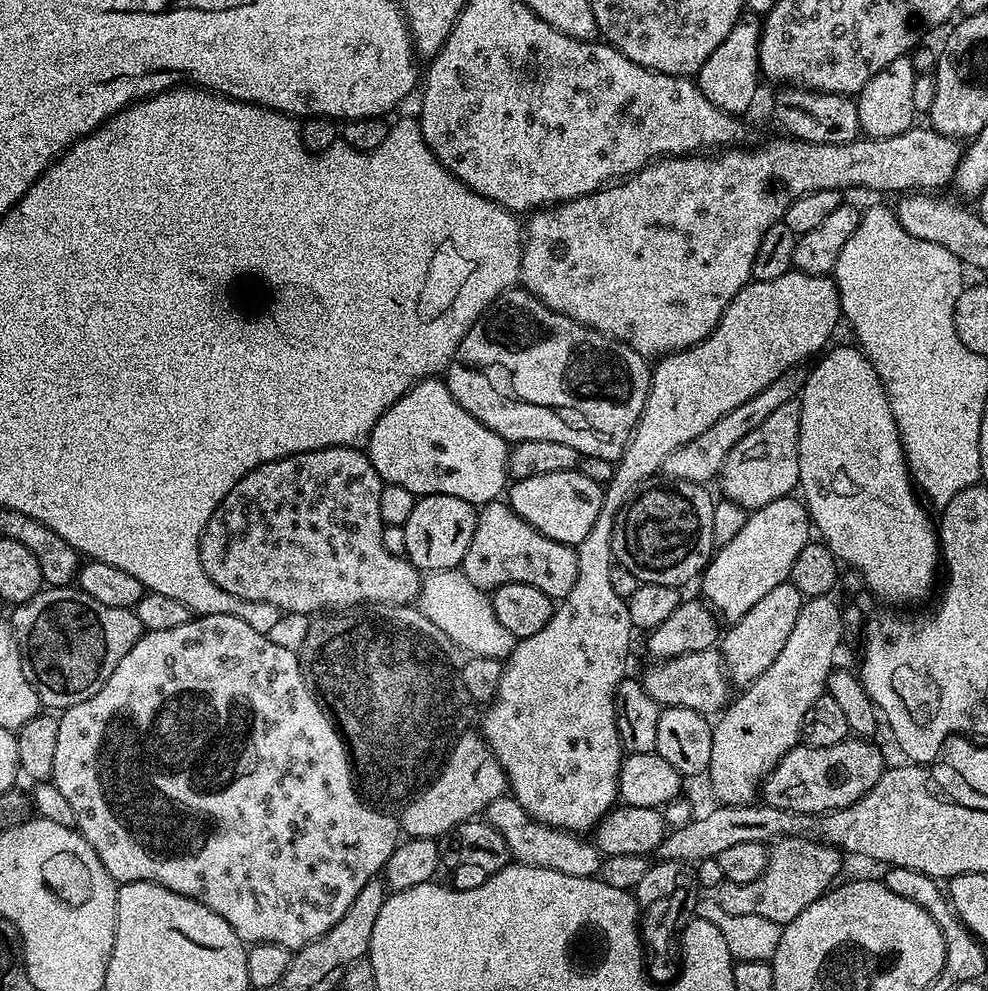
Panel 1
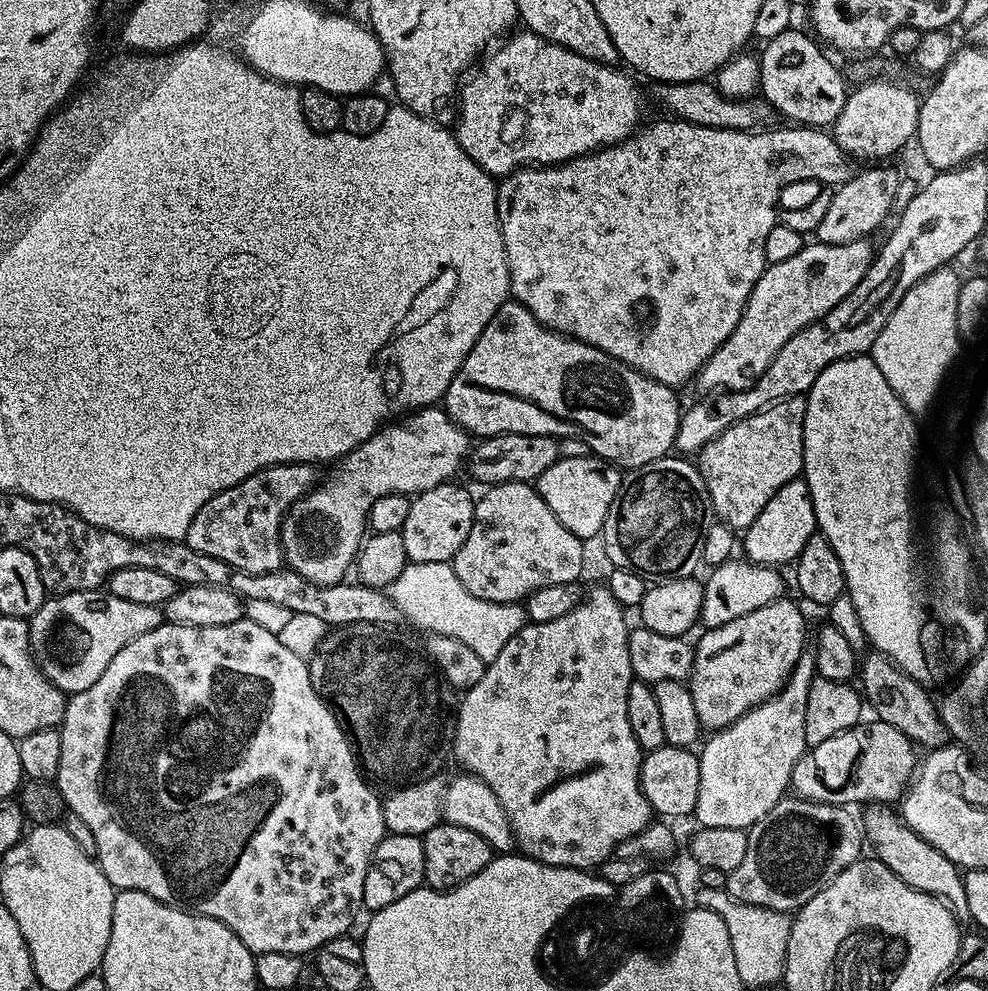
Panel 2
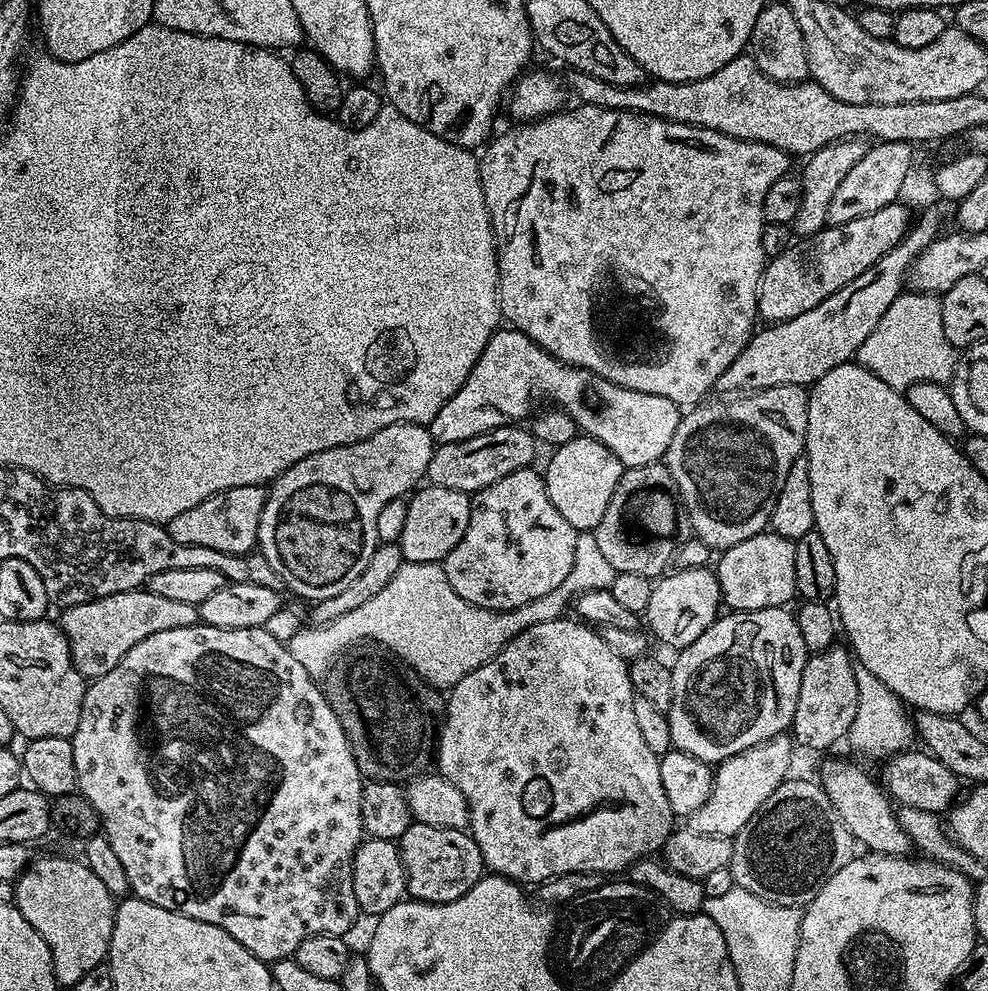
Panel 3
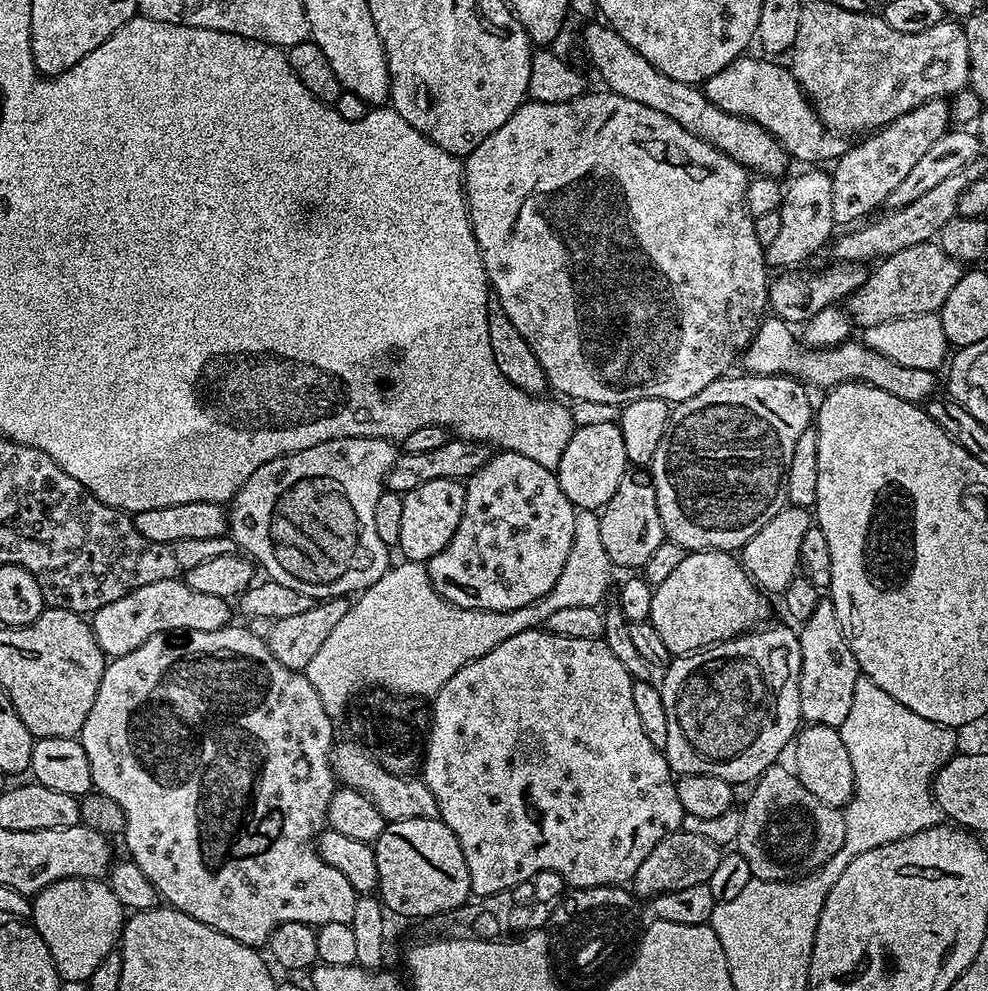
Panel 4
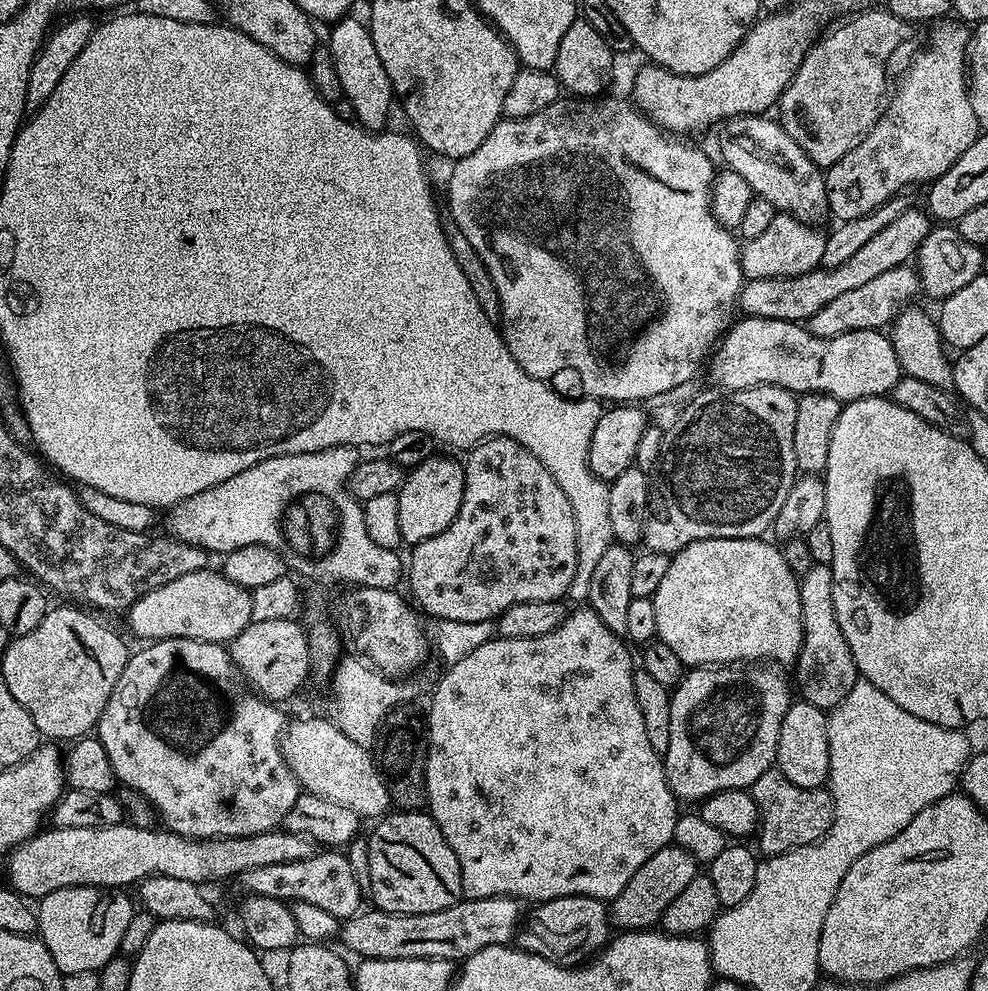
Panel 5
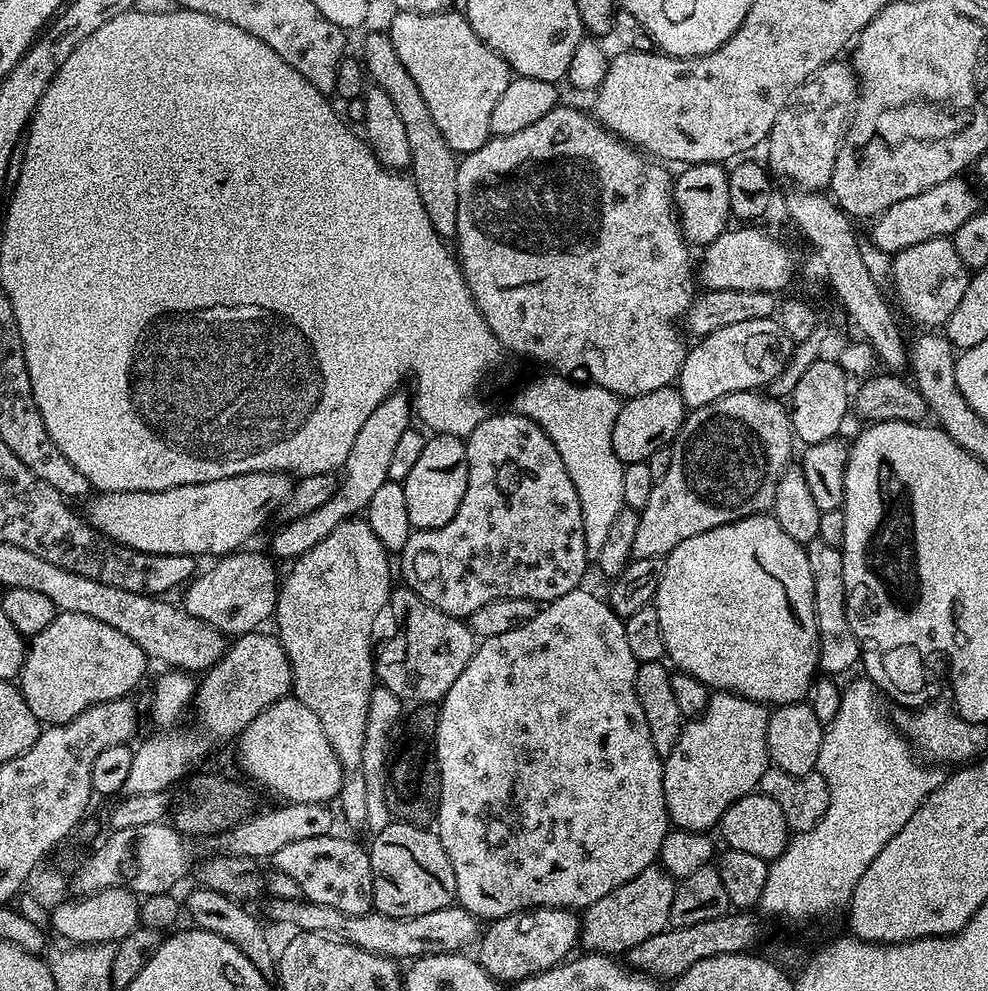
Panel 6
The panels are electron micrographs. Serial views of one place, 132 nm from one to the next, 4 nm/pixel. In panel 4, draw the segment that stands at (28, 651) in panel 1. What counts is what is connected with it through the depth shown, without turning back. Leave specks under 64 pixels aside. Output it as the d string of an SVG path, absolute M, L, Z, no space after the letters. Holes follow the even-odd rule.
M183 579L163 580L162 582L150 582L150 586L142 586L126 598L118 598L118 602L110 602L110 606L102 606L97 612L91 613L90 623L92 633L96 636L105 657L115 658L130 654L142 642L146 642L154 634L163 632L189 632L190 630L218 630L219 628L229 627L232 616L229 601L222 598L214 598L214 594L202 594L199 590L194 590L189 584L184 583Z

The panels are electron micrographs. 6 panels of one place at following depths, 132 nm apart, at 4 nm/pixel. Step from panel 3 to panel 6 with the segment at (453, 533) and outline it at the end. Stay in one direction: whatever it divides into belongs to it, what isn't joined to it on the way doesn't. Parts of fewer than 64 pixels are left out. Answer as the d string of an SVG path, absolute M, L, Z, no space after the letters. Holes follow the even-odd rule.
M445 432L432 434L427 437L422 446L422 455L418 463L412 467L410 474L404 479L404 493L406 494L406 511L410 513L413 529L441 528L458 514L458 506L462 506L462 494L466 494L468 481L468 459L466 458L466 443L461 437L451 436Z

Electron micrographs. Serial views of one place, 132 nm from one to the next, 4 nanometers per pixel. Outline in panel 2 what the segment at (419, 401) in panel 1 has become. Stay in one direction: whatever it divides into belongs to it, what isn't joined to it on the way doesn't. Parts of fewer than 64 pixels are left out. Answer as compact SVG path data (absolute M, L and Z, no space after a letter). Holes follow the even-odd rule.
M440 406L421 408L381 427L370 439L359 444L354 451L347 452L333 467L337 468L325 480L323 477L312 491L306 493L288 511L284 524L280 528L280 545L284 551L287 567L315 584L341 583L347 577L344 575L355 565L356 557L360 555L360 545L366 539L368 511L372 503L386 494L415 497L434 486L449 483L455 477L452 475L459 468L461 471L469 455L468 440L470 441L469 433L459 428Z

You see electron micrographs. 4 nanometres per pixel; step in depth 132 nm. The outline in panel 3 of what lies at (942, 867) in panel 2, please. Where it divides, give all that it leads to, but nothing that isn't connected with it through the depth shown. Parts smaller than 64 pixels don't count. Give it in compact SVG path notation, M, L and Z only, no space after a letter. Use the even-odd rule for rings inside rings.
M828 760L820 768L818 783L830 798L834 810L838 810L838 818L846 822L852 837L867 851L891 856L906 856L913 851L912 839L900 825L897 809L887 791L877 781L876 785L858 765L848 760Z

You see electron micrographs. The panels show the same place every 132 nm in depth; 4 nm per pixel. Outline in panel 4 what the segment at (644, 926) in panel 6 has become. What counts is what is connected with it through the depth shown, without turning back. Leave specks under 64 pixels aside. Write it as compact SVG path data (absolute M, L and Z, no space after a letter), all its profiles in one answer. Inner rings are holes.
M683 830L667 832L662 839L646 854L642 866L633 874L630 888L637 897L651 898L664 892L686 890L686 886L707 884L710 874L718 867L722 855L721 845L702 838L702 834L690 834Z

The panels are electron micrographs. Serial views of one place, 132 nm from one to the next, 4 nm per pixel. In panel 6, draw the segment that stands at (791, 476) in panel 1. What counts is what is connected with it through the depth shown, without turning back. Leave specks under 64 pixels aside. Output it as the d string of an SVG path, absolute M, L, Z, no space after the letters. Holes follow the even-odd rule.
M753 390L726 394L687 413L684 427L674 444L670 470L666 470L666 478L658 480L654 490L650 490L647 506L639 509L638 538L634 538L632 551L635 559L663 558L674 550L674 546L678 546L678 542L686 542L686 538L694 538L694 534L714 530L714 526L729 524L753 514L764 514L771 509L782 474L790 467L788 459L792 456L794 445L789 409L780 404L783 403L779 399Z

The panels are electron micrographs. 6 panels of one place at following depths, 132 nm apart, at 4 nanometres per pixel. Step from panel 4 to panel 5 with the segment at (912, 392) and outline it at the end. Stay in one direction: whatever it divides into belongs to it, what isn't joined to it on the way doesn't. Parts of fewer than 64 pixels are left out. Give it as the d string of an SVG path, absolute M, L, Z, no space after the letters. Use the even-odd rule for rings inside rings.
M744 316L729 327L711 353L706 372L707 368L709 378L716 383L713 385L725 392L775 384L776 387L784 388L793 394L821 392L822 395L832 396L841 402L861 400L867 396L887 397L902 375L898 354L894 354L894 346L883 331L871 328L822 338L815 336L803 323L795 320L775 320L757 316Z

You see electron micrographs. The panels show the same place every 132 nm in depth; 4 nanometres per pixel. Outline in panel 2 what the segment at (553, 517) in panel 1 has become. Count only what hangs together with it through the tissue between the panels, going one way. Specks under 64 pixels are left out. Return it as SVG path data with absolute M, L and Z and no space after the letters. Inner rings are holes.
M595 454L580 458L564 458L554 462L546 474L542 474L538 481L540 496L554 510L554 518L566 526L580 540L588 540L591 536L600 536L604 530L604 523L608 517L610 506L620 489L621 469L615 464L601 460Z

